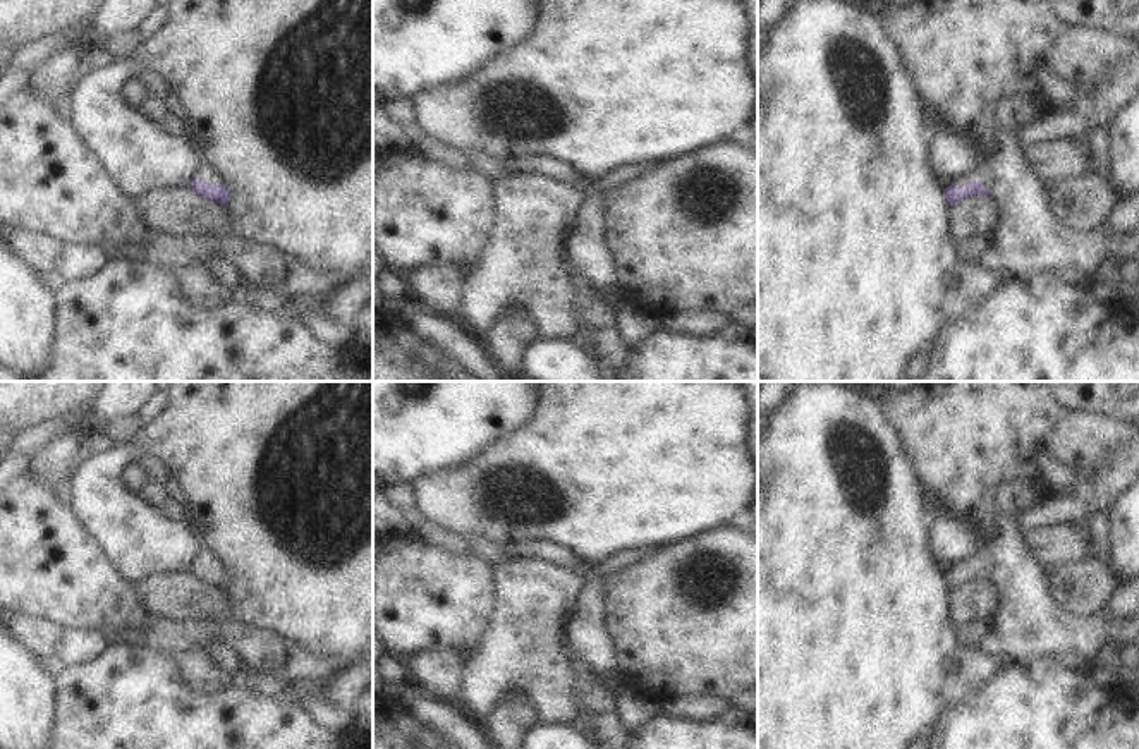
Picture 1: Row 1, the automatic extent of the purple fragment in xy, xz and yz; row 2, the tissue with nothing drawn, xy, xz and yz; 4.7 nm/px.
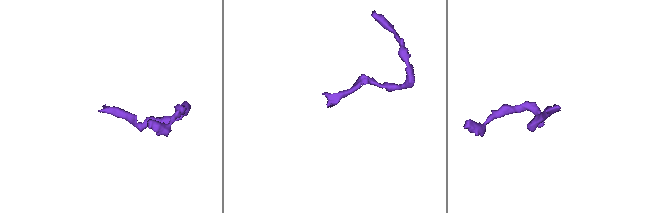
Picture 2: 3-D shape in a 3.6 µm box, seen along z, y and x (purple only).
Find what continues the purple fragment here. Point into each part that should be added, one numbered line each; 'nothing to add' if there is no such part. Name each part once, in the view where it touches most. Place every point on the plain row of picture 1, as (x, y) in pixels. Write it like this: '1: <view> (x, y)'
1: yz (1028, 622)

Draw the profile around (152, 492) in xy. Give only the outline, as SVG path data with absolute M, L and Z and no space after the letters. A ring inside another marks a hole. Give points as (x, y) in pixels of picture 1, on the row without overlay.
M148 479L143 484L143 488L139 490L139 496L144 498L148 503L160 507L160 508L163 508L163 505L168 500L165 488L153 479Z

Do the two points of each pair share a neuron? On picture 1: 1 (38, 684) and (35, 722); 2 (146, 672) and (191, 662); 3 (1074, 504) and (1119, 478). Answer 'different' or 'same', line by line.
1: same
2: different
3: same

